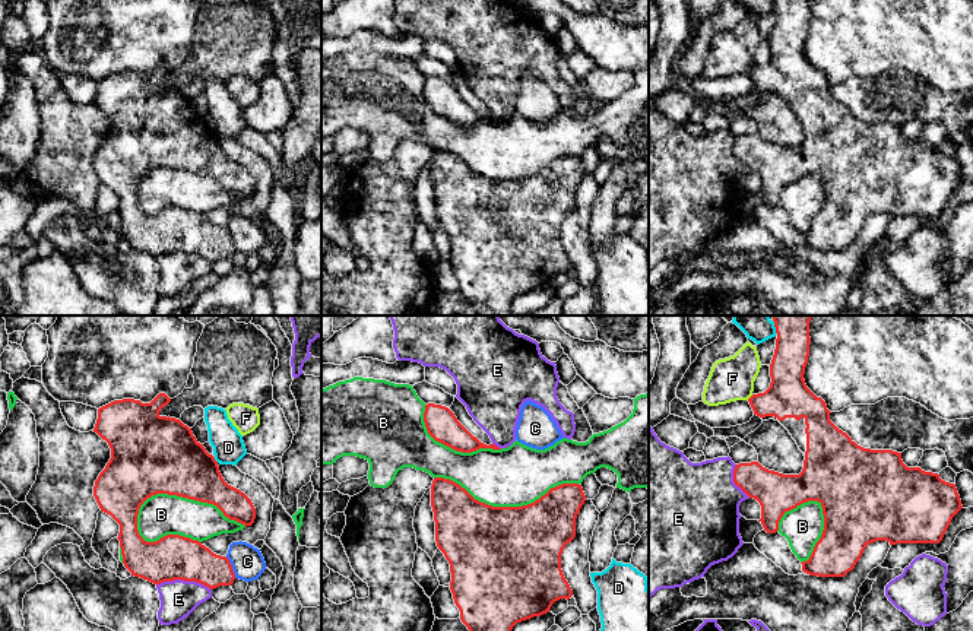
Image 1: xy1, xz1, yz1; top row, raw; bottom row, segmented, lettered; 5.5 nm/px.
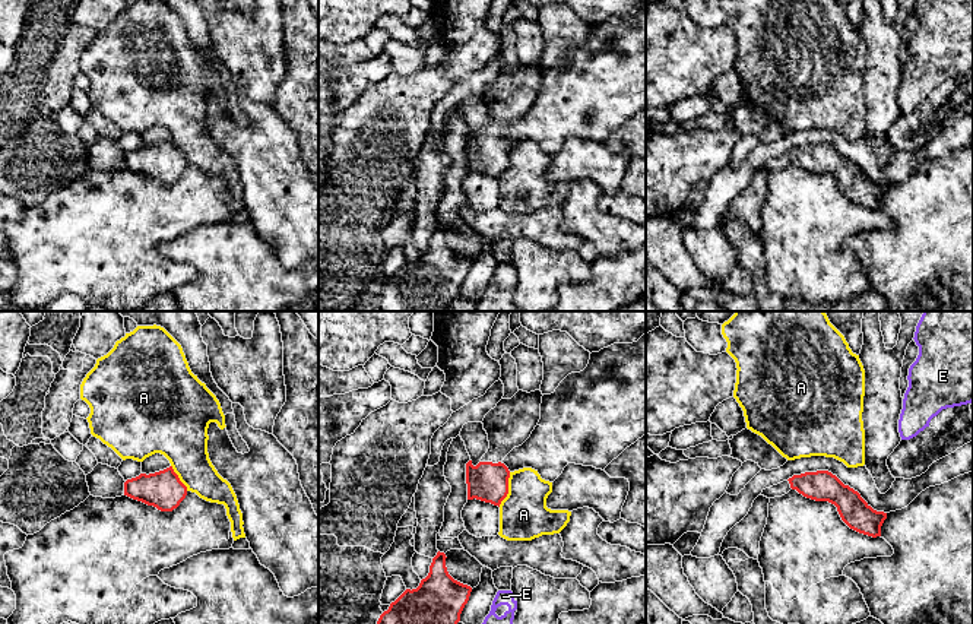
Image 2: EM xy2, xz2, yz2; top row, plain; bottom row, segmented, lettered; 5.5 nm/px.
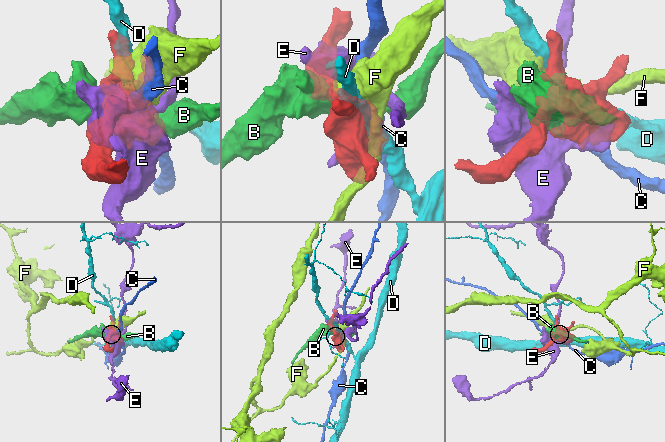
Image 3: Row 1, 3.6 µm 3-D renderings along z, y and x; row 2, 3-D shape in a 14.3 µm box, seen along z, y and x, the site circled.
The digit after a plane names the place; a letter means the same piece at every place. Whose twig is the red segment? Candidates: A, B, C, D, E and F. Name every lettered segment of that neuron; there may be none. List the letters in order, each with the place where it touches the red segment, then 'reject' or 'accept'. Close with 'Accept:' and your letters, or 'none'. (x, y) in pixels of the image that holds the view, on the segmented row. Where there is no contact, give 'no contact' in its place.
A: xz2 (507, 490) | reject
B: xy1 (189, 498) | reject
C: xy1 (231, 567) | reject
D: xy1 (215, 460) | reject
E: xy1 (184, 580) | reject
F: yz1 (751, 396) | reject
Accept: none

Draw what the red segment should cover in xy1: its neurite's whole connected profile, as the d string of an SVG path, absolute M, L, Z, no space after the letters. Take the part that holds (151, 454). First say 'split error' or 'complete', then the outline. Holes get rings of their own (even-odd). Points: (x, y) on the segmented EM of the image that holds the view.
complete | M159 393L150 403L134 399L114 400L98 409L94 428L111 448L111 459L99 473L94 486L94 497L101 511L110 514L120 524L120 548L124 567L134 577L153 584L184 580L206 587L231 586L235 580L232 565L226 557L213 554L202 542L180 535L167 535L156 542L146 542L137 530L140 505L156 494L177 495L216 505L225 517L251 526L256 508L240 489L228 485L219 472L218 462L206 451L180 419L161 416L159 412L171 399Z

